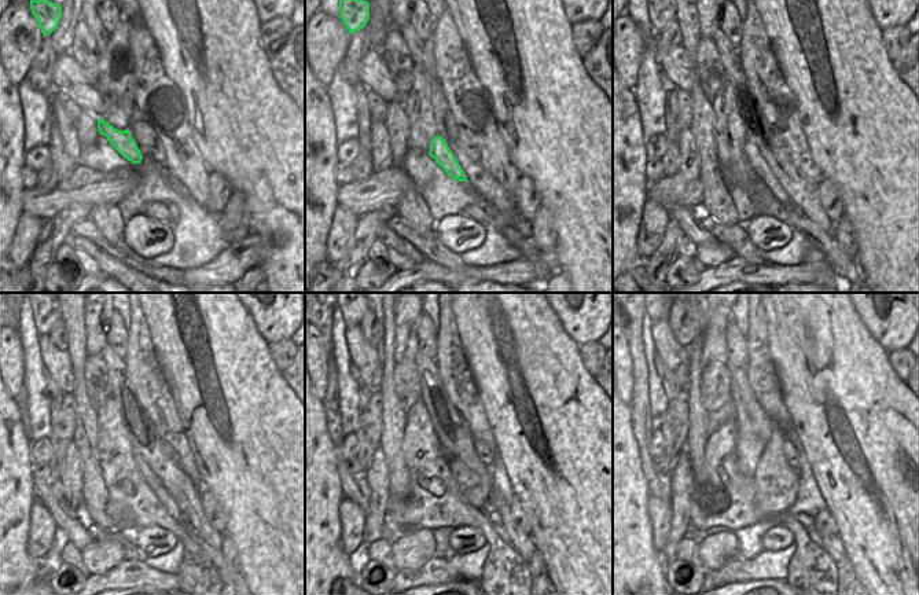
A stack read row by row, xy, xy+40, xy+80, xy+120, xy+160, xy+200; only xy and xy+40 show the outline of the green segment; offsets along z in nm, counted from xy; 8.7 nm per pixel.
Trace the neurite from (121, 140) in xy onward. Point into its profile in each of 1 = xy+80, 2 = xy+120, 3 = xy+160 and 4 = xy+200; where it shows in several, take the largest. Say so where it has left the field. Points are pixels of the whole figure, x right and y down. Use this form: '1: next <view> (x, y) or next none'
1: next xy+80 (757, 164)
2: next xy+120 (162, 496)
3: next xy+160 (493, 517)
4: next xy+200 (807, 521)

